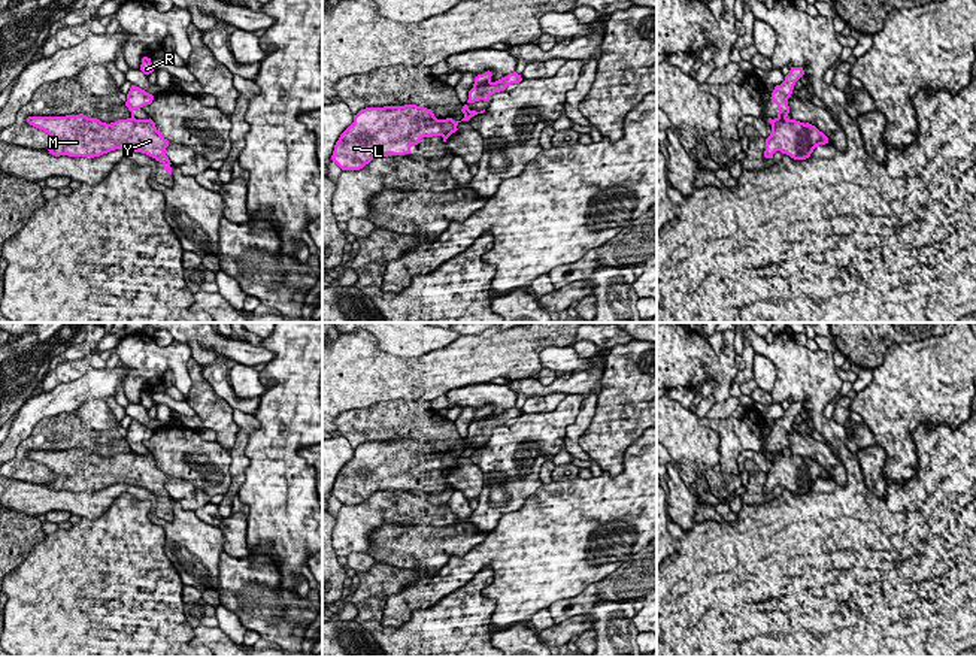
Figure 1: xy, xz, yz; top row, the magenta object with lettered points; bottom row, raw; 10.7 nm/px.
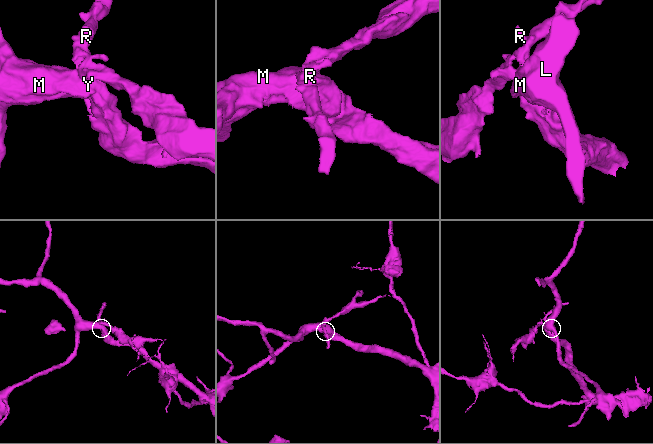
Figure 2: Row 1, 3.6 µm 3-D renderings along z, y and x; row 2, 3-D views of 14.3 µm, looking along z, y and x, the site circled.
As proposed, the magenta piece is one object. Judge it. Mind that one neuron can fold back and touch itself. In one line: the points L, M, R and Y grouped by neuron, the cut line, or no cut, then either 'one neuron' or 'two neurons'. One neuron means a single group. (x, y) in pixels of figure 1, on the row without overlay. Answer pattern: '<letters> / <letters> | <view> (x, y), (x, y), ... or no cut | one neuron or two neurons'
L M Y / R | yz (785, 450), (778, 453) | two neurons

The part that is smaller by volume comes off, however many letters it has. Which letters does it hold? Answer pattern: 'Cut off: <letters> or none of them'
Cut off: R

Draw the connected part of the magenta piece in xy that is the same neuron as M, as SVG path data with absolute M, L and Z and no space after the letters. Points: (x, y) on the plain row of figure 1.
M84 448L66 451L28 451L27 457L48 467L55 478L49 488L60 491L100 491L115 484L128 484L146 488L160 496L172 509L170 494L166 490L169 475L149 454L118 454L106 458Z

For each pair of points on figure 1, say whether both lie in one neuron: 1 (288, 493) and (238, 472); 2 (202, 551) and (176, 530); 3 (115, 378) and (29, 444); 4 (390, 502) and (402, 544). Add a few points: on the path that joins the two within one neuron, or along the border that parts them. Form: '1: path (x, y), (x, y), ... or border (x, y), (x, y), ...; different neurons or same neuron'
1: border (244, 453), (249, 460), (245, 480); different neurons
2: path (196, 547), (182, 535); same neuron
3: border (73, 411), (44, 417), (36, 424); different neurons
4: border (430, 524), (381, 524), (372, 532), (369, 545); different neurons

